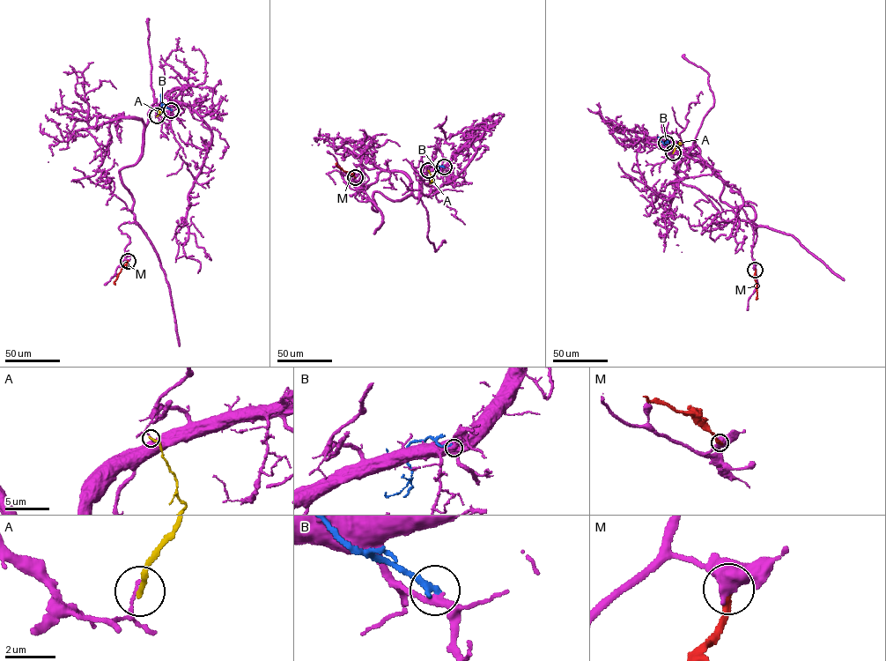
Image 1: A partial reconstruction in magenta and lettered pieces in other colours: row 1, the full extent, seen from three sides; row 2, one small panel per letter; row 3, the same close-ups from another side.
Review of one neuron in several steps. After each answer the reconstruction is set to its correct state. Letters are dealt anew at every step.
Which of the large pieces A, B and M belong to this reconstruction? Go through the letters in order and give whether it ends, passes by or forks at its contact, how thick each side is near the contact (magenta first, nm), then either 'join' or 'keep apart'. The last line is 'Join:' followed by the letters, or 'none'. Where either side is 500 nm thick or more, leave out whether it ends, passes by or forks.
A: it ends | 90/190 nm | keep apart
B: it ends | 280/280 nm | keep apart
M: 550/300 nm | keep apart
Join: none

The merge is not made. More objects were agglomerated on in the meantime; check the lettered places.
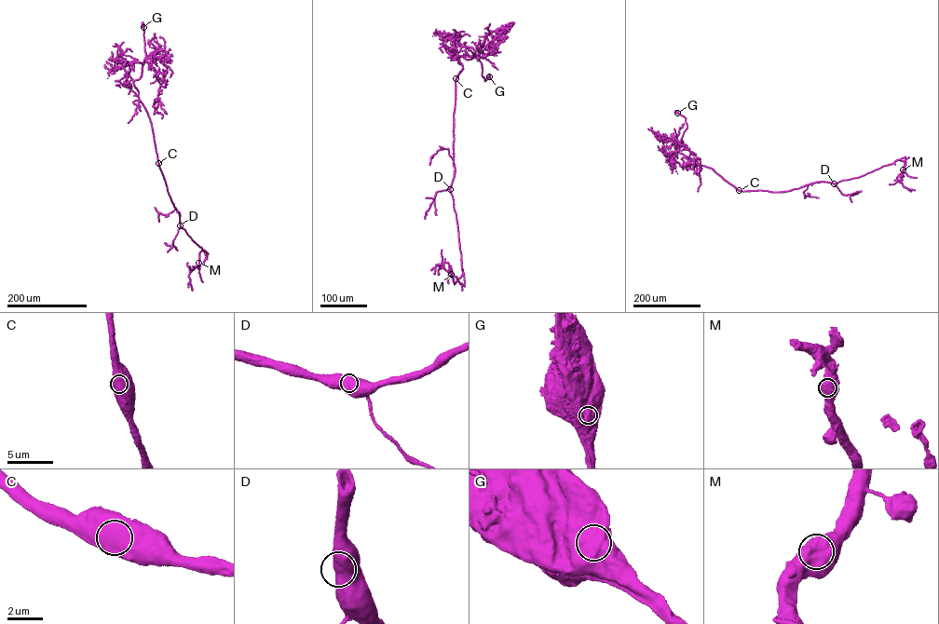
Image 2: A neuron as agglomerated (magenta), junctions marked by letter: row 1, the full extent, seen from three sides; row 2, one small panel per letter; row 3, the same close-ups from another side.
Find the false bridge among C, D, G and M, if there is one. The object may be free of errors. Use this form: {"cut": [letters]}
{"cut": []}

